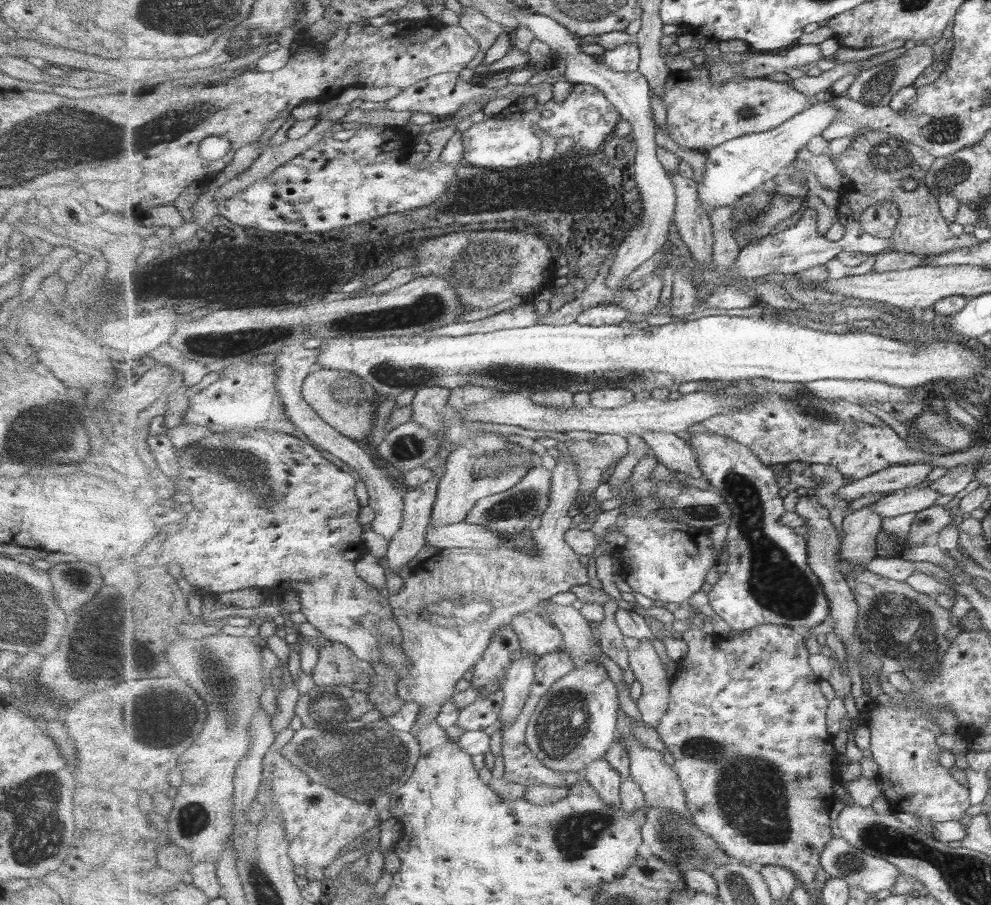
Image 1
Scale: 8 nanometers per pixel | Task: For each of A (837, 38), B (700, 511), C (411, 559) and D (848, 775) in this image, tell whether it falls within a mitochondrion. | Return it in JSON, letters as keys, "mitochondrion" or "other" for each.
{"A":"other","B":"mitochondrion","C":"other","D":"other"}

